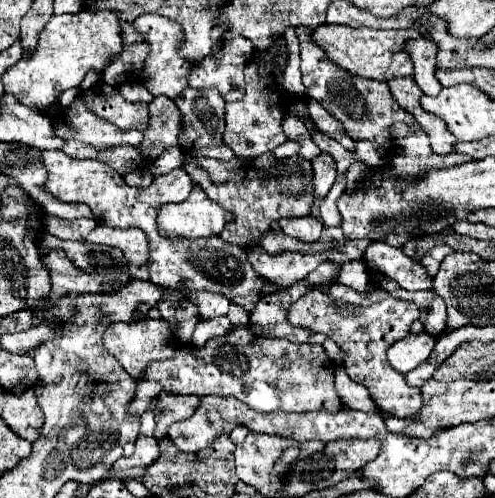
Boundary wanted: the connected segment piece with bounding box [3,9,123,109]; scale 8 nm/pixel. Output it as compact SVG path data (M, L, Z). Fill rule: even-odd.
M83 9L83 11L75 13L75 15L55 15L55 17L51 17L51 21L41 31L39 47L37 47L35 55L29 57L29 59L17 61L17 65L13 65L3 75L5 91L13 93L19 103L29 105L31 109L37 109L37 107L45 107L47 109L59 99L59 95L65 89L79 87L89 71L95 71L101 77L103 69L111 61L115 61L115 57L123 49L123 39L121 39L121 31L119 31L119 19L121 19L121 13L117 13L117 11L87 11L87 9Z

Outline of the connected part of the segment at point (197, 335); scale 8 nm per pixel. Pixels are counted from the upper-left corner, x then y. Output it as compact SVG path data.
M215 317L215 319L209 319L209 321L199 321L197 327L195 327L191 343L195 347L203 347L211 337L227 335L231 331L235 331L235 327L229 323L229 317Z

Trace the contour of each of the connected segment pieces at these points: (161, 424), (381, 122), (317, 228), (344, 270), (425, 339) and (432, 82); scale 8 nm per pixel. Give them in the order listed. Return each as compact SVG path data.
M161 393L157 411L155 411L155 437L165 439L167 437L167 427L175 421L181 421L185 417L191 417L197 411L199 397L193 395L173 395L173 393Z
M299 25L297 27L297 39L299 39L299 47L301 47L301 73L303 73L303 85L307 87L309 91L309 97L319 101L333 117L337 117L343 125L345 125L345 131L349 133L349 137L353 141L375 141L375 143L391 143L391 125L397 123L397 121L403 121L403 123L409 123L413 121L413 117L409 113L405 113L397 101L393 101L393 95L389 93L389 85L387 83L381 83L381 81L373 81L373 79L363 79L363 77L355 77L351 75L349 71L341 69L337 63L329 61L329 57L325 55L325 51L311 39L313 35L313 29L305 27L305 25Z
M315 217L281 219L279 225L281 225L283 233L287 233L289 237L295 237L295 239L301 239L301 241L317 241L323 231L323 223Z
M349 261L341 265L341 273L337 279L341 285L347 285L355 289L361 295L369 295L369 281L367 281L367 271L363 261Z
M409 333L405 339L393 343L387 351L389 363L399 371L399 373L409 373L411 369L419 367L433 351L435 339L429 337L427 333Z
M417 37L413 41L407 41L405 51L413 59L415 81L419 85L419 89L425 95L437 95L443 89L441 83L435 79L435 73L433 73L435 71L435 57L437 57L437 43L427 41L423 37Z

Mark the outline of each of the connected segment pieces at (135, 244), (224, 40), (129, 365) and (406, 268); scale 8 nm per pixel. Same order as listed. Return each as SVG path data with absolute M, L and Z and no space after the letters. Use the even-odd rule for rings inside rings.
M99 225L97 229L93 229L93 233L89 233L85 241L121 249L127 259L131 277L149 279L149 271L147 271L149 245L147 245L147 235L141 229L113 229Z
M223 33L219 37L219 41L213 45L211 53L201 59L199 63L195 63L191 67L191 73L189 73L189 85L195 87L195 89L201 89L201 87L217 87L223 95L225 101L239 101L243 95L245 95L245 81L243 81L243 69L247 65L245 57L243 55L249 55L253 53L253 45L249 45L249 39L245 39L243 35L237 35L237 33Z
M147 317L141 323L117 323L117 325L109 325L109 329L105 331L105 349L109 349L109 353L115 355L115 359L121 363L121 367L133 379L141 379L145 369L149 367L149 363L173 357L175 347L177 347L177 339L173 337L173 333L167 327L167 321L163 321L163 319Z
M375 241L367 247L363 261L369 267L381 269L381 273L393 277L407 291L433 289L433 277L427 273L427 269L421 263L409 261L409 257L405 257L405 253L397 247Z

